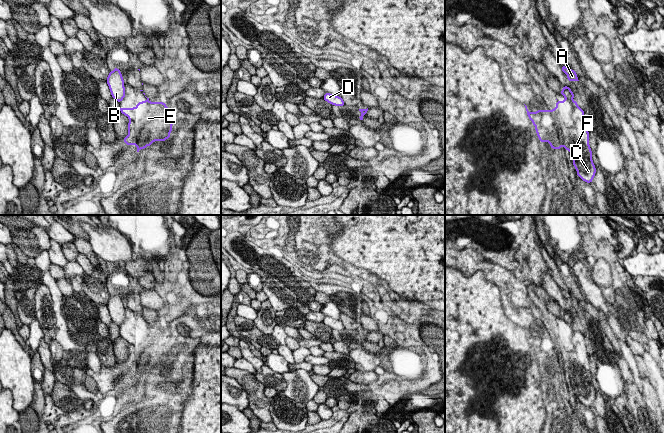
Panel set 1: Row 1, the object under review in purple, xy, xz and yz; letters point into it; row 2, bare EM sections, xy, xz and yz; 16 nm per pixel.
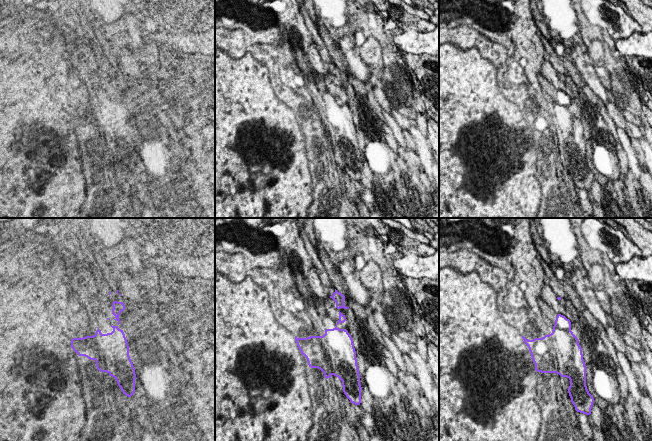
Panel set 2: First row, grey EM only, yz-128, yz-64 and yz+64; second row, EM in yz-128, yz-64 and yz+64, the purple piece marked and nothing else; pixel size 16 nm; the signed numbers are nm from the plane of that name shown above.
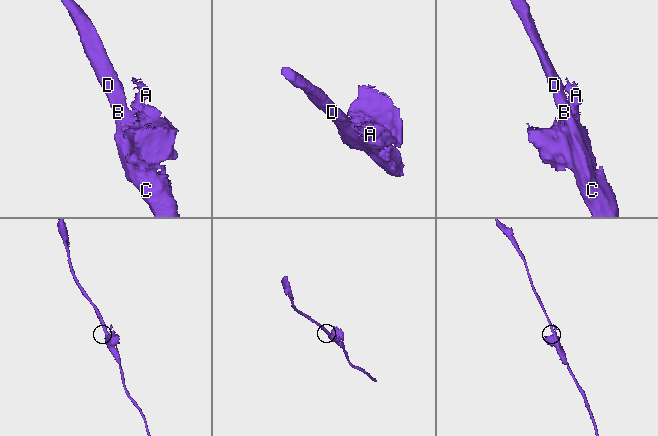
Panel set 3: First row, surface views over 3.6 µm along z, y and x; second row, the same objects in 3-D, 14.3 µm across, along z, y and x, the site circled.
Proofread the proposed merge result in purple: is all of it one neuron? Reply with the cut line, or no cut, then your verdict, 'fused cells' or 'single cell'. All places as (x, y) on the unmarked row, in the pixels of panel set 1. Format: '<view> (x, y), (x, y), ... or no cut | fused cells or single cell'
no cut | single cell

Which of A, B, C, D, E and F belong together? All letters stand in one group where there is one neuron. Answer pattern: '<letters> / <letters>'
A B C D E F

